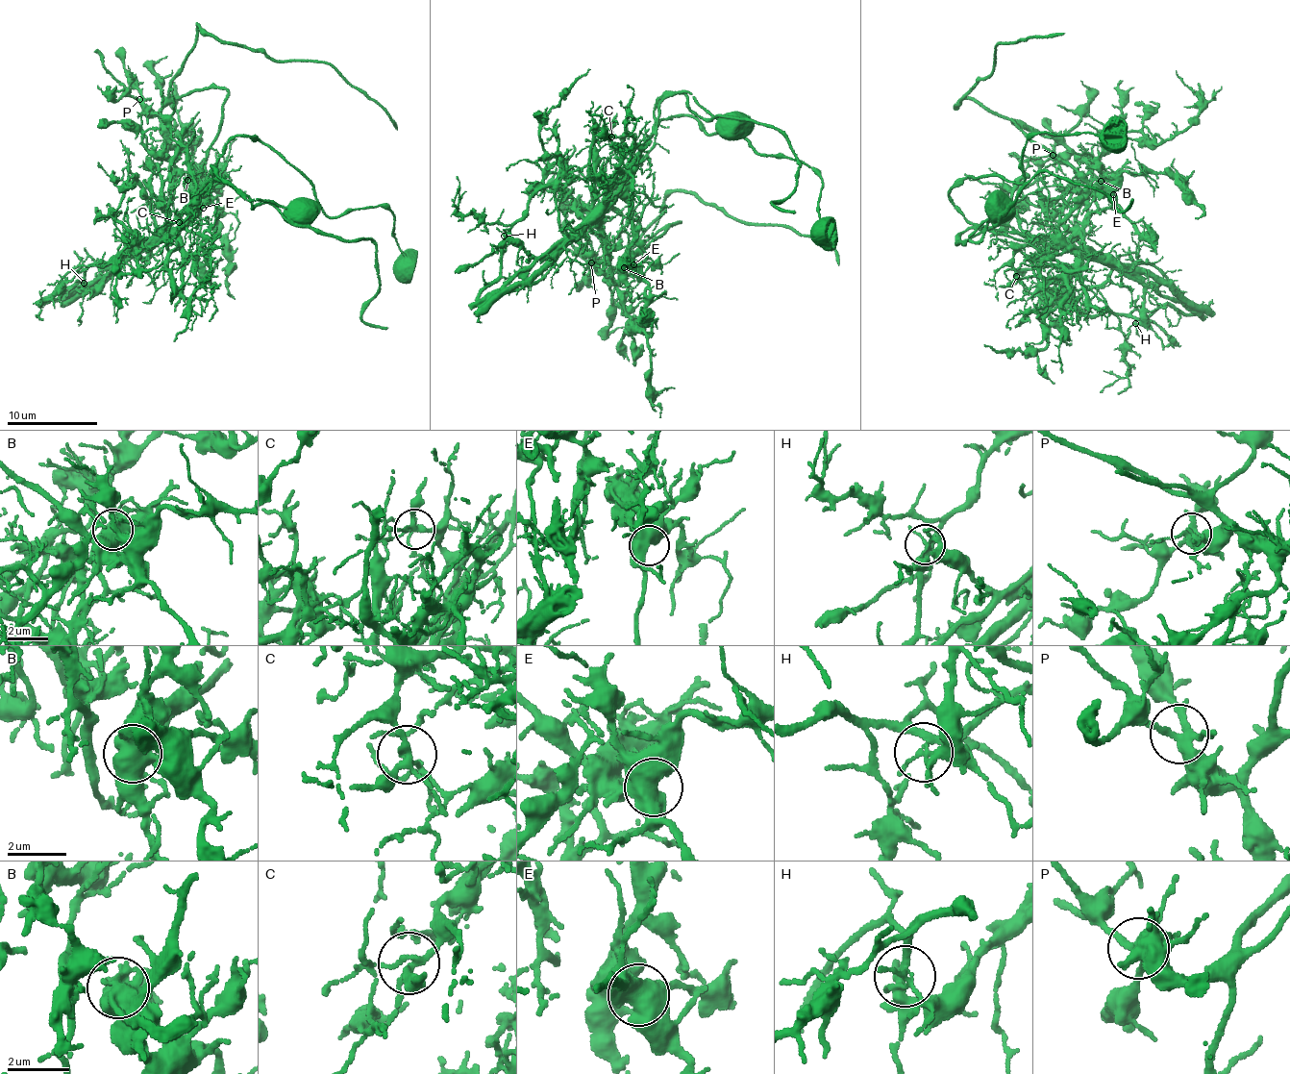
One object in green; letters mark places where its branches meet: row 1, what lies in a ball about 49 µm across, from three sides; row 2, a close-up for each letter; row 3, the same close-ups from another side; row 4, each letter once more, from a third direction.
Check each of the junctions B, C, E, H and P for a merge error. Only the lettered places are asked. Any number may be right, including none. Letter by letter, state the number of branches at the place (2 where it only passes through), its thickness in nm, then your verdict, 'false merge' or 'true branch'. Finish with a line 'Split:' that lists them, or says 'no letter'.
B: 2 branches meet; 650 nm thick; false merge
C: 4 branches meet; 200 nm thick; false merge
E: 3 branches meet; 650 nm thick; true branch
H: 4 branches meet; 160 nm thick; false merge
P: 4 branches meet; 340 nm thick; true branch
Split: B, C, H

